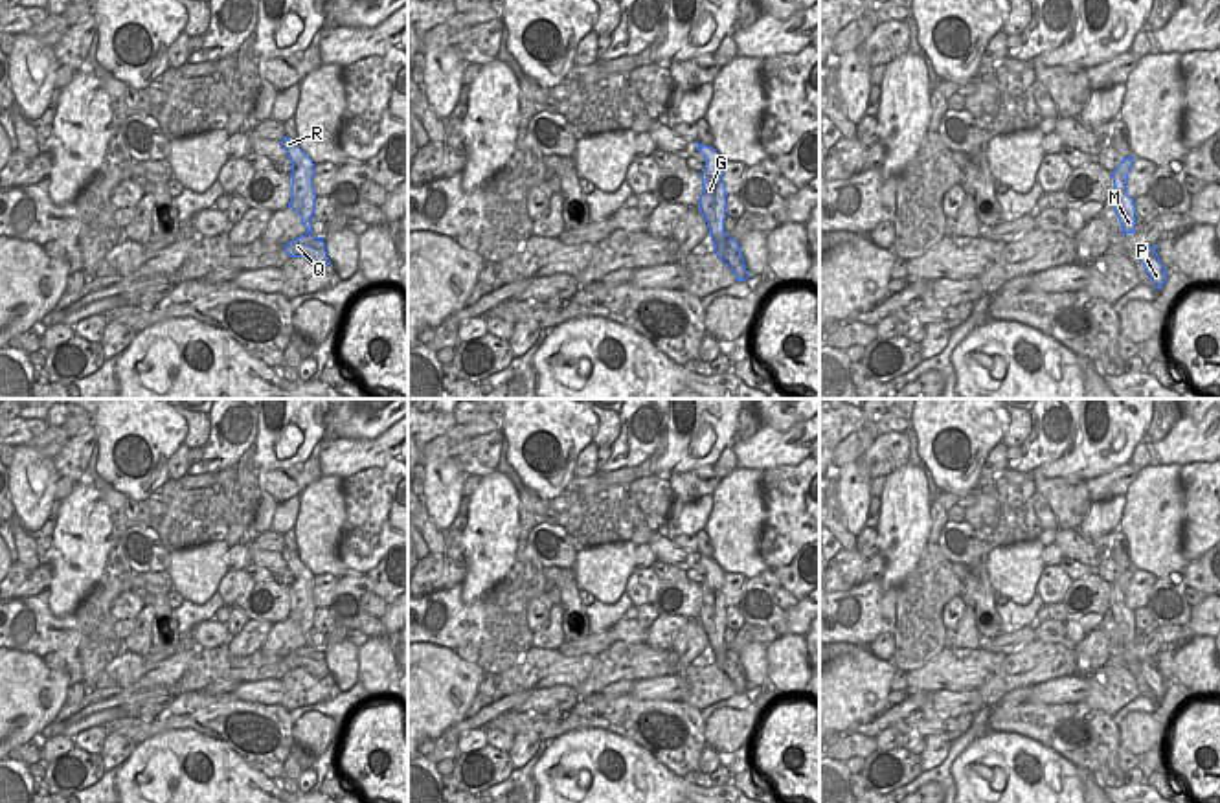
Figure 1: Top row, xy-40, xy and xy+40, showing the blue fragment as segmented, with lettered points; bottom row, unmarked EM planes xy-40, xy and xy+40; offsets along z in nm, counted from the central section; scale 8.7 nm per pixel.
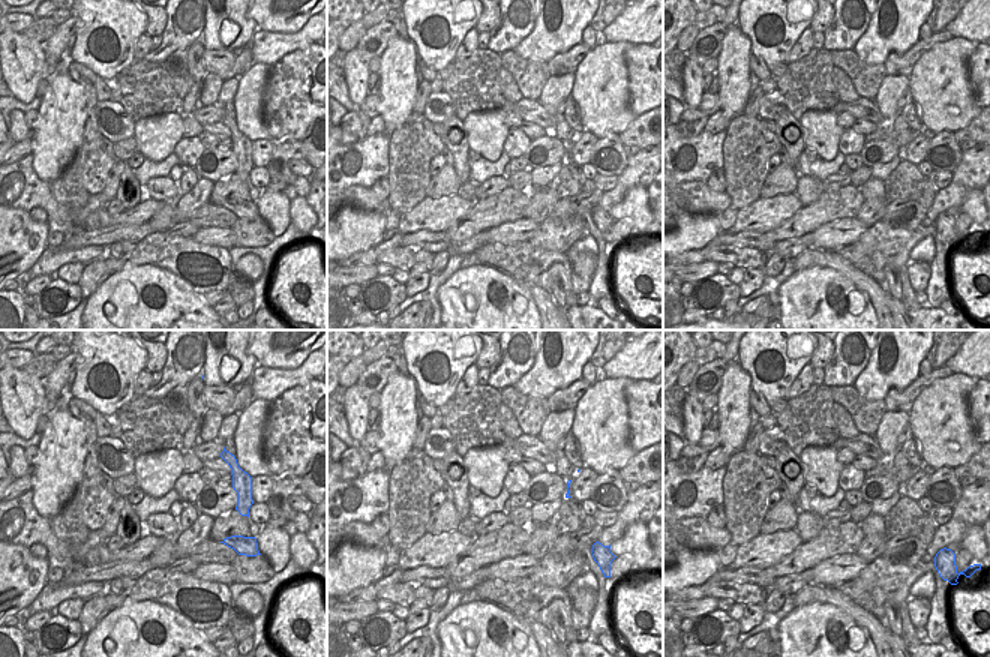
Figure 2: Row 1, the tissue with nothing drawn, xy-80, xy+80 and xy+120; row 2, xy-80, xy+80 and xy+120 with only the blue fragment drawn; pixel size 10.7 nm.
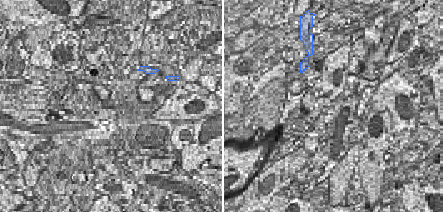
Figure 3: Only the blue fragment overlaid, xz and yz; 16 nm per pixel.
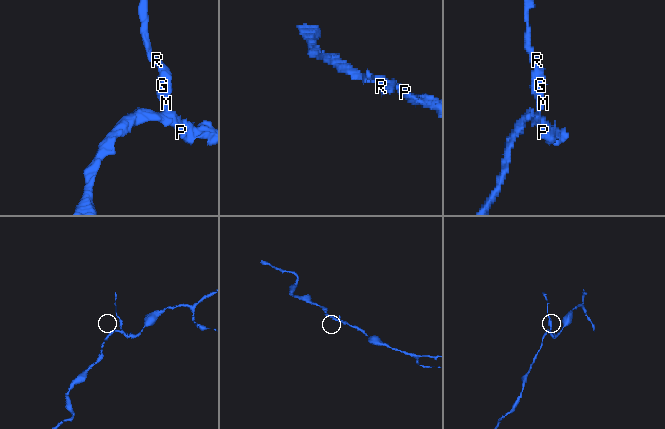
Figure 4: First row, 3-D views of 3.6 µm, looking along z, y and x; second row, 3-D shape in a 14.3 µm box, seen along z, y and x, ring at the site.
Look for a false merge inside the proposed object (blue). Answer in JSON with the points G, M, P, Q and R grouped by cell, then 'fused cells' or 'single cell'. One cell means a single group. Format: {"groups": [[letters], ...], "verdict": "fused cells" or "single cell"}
{"groups": [["G", "M", "R"], ["P", "Q"]], "verdict": "fused cells"}

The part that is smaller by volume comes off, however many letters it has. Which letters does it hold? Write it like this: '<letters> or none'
G, M, R

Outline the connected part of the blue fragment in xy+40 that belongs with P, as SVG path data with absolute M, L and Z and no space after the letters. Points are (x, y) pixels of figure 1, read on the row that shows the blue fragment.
M1156 244L1141 250L1141 263L1150 279L1154 281L1154 287L1161 288L1167 281L1167 270L1156 254Z

